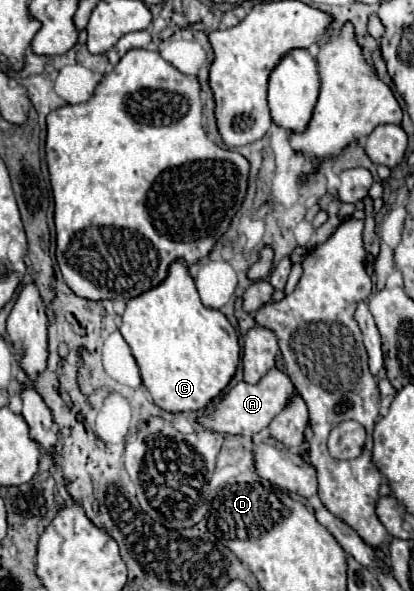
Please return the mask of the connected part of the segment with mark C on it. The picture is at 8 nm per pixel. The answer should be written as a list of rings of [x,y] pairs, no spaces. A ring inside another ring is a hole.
[[[183,260],[169,266],[167,278],[133,300],[125,300],[119,332],[131,346],[143,384],[163,410],[197,412],[231,380],[239,362],[239,340],[223,312],[205,308]]]

